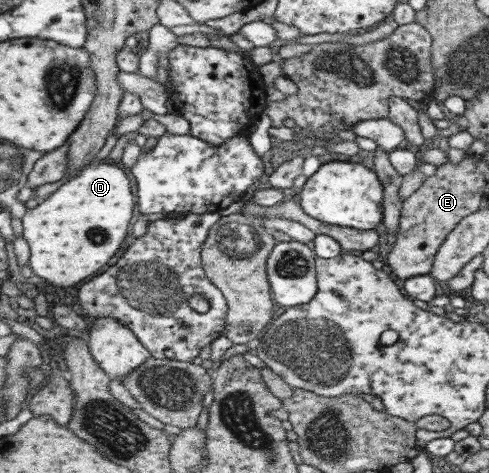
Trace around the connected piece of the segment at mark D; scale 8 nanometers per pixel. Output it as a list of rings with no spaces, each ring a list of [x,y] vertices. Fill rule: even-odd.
[[[106,162],[88,164],[21,217],[21,236],[30,247],[33,274],[59,290],[96,273],[124,241],[134,206],[130,181],[122,169]]]

